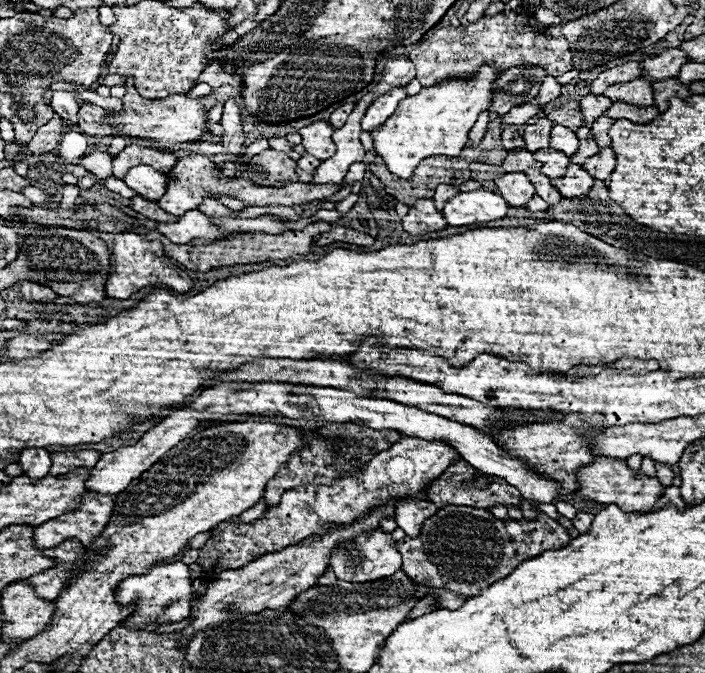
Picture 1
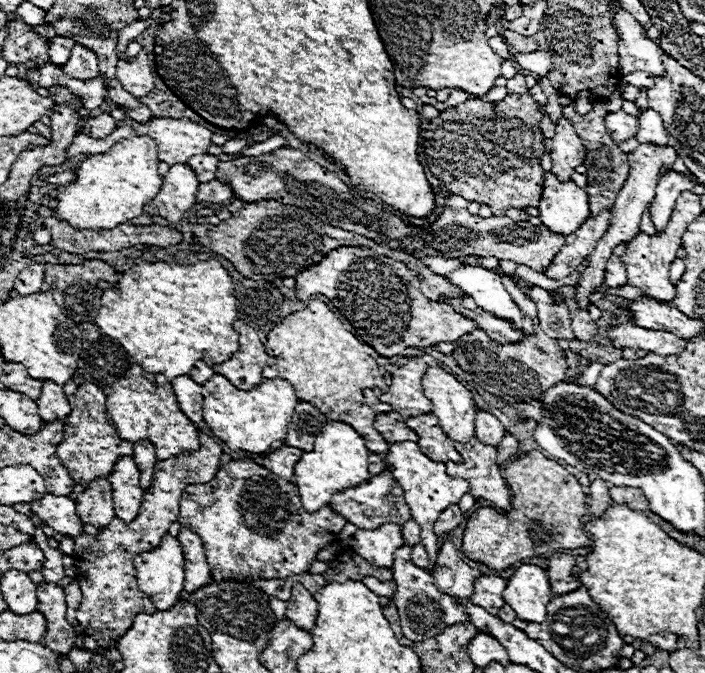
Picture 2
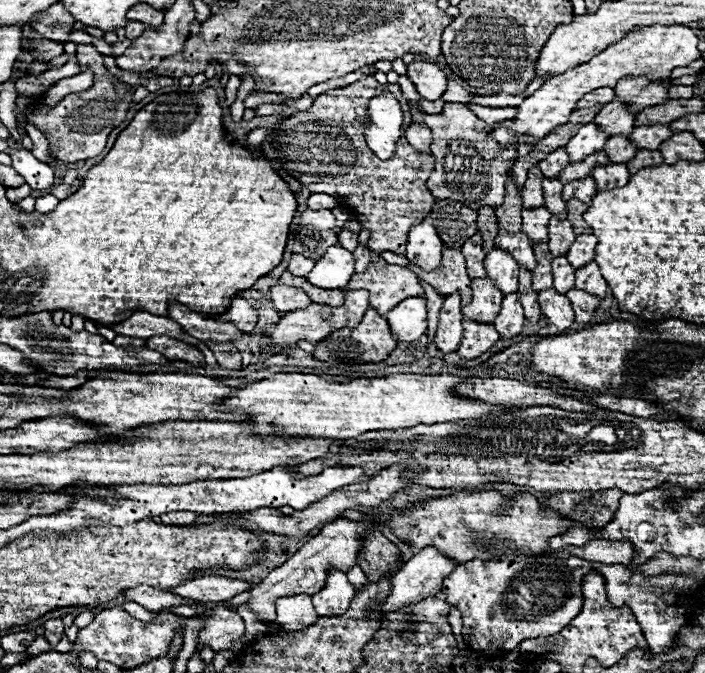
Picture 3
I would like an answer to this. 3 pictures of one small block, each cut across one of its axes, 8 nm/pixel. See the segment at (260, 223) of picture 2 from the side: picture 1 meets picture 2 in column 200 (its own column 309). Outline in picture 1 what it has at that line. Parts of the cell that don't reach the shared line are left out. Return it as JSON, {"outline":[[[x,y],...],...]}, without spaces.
{"outline":[[[314,222],[308,224],[302,232],[280,232],[280,234],[266,234],[266,232],[246,232],[246,234],[234,234],[226,236],[222,240],[214,242],[204,242],[204,240],[192,240],[188,244],[174,244],[170,242],[168,246],[164,244],[166,256],[178,260],[184,268],[188,270],[198,270],[198,272],[208,272],[212,268],[220,266],[234,266],[234,264],[258,264],[258,262],[268,262],[268,260],[286,260],[294,254],[308,254],[310,244],[314,236],[320,232],[330,230],[330,222]]]}

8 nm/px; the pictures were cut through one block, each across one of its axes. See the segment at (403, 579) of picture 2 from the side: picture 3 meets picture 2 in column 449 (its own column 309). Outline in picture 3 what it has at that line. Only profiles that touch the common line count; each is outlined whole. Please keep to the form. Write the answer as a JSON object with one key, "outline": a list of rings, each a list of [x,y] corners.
{"outline":[[[308,594],[286,596],[276,600],[276,622],[284,630],[300,632],[302,628],[308,628],[310,624],[314,624],[314,620],[318,620],[318,614]]]}

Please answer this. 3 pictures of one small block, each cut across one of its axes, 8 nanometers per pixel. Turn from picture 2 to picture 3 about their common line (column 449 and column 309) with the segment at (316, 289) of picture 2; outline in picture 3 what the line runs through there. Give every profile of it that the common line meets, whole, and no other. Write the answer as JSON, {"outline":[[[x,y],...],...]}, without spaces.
{"outline":[[[344,290],[344,304],[342,306],[322,306],[322,304],[310,304],[304,310],[292,310],[280,316],[280,320],[272,326],[268,326],[264,330],[264,338],[270,344],[280,344],[280,346],[290,346],[290,344],[298,344],[300,340],[308,340],[312,344],[318,344],[318,340],[324,340],[326,336],[330,336],[330,332],[336,332],[338,328],[344,326],[354,326],[358,324],[358,320],[362,320],[364,312],[370,308],[368,306],[368,292],[366,290]]]}

